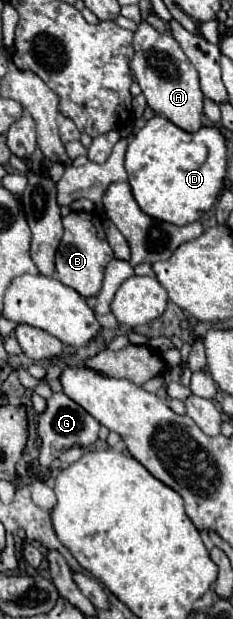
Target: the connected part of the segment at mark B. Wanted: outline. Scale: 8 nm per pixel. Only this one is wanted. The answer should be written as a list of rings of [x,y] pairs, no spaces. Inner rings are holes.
[[[72,211],[68,217],[62,221],[64,225],[64,237],[60,241],[60,247],[56,251],[56,273],[58,279],[78,291],[82,297],[96,297],[102,287],[104,279],[104,269],[106,265],[114,259],[114,253],[106,241],[102,221],[98,215],[88,213],[88,211]]]

